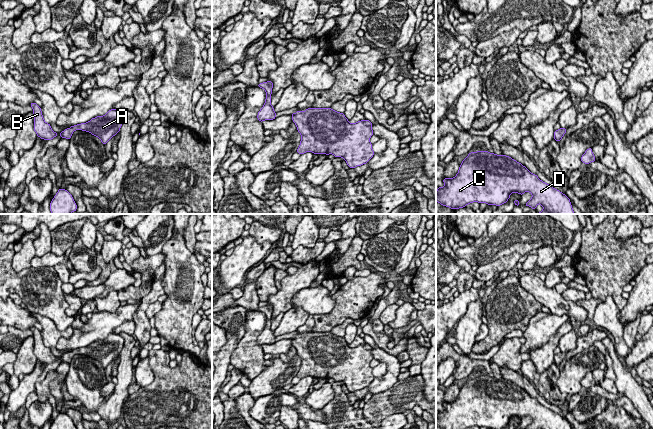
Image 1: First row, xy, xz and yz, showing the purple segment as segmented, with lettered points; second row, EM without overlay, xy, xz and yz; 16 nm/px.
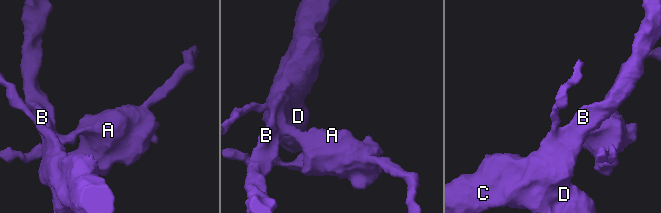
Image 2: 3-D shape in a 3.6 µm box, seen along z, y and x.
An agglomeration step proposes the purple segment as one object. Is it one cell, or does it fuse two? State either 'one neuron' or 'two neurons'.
one neuron

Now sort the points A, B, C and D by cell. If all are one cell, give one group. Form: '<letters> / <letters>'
A B C D

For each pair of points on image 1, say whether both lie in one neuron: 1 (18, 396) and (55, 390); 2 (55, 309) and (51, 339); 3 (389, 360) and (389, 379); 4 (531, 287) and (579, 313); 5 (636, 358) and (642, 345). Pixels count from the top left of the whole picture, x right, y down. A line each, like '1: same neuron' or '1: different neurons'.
1: different neurons
2: different neurons
3: same neuron
4: same neuron
5: same neuron

